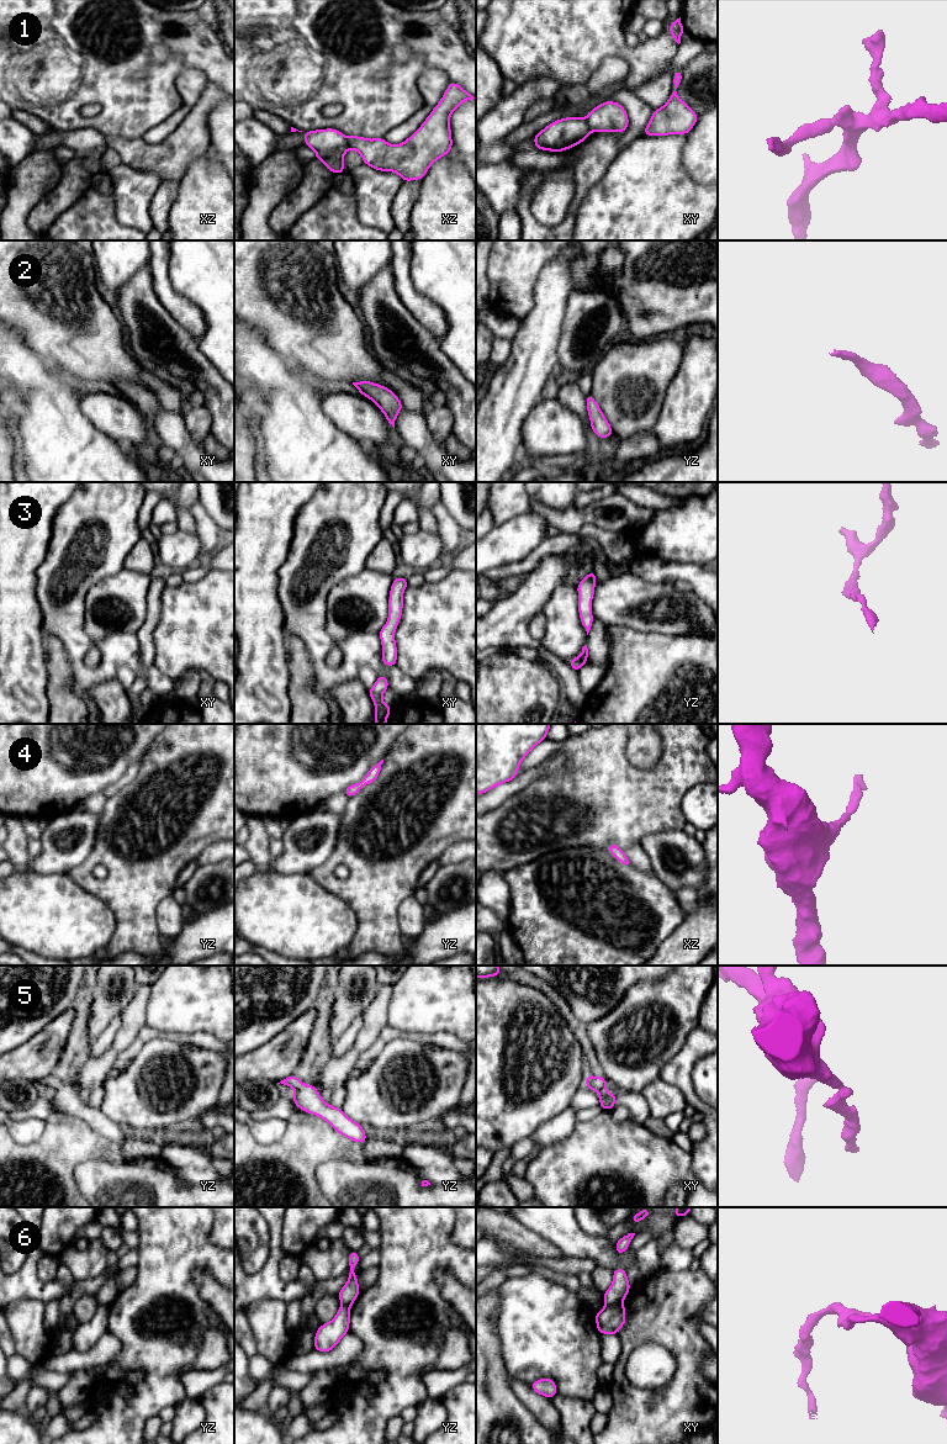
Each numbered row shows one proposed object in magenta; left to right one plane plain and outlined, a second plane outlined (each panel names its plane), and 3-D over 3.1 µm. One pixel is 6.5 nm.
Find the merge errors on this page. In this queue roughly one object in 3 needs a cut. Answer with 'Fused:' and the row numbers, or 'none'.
Fused: 1, 6

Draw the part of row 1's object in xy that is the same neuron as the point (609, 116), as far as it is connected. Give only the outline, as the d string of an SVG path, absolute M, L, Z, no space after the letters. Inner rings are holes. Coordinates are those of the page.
M604 101L596 106L584 120L593 132L624 133L629 126L626 110L615 101Z

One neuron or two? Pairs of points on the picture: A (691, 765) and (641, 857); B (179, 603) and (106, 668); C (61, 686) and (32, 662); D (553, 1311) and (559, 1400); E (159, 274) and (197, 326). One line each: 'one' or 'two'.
A: two
B: two
C: two
D: two
E: one

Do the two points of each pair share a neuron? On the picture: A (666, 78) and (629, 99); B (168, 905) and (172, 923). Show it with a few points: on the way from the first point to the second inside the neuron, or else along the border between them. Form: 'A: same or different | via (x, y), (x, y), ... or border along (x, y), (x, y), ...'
A: different | border along (631, 91), (654, 109)
B: same | via (168, 909), (170, 919)

